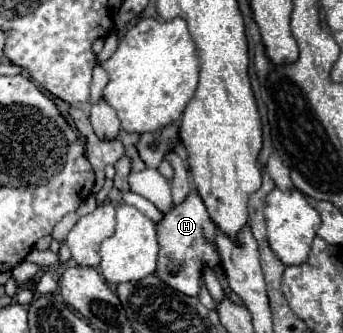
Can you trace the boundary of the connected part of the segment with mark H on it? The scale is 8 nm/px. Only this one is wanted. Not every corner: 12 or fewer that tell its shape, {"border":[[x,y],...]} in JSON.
{"border":[[196,191],[158,223],[166,285],[196,297],[220,257]]}

